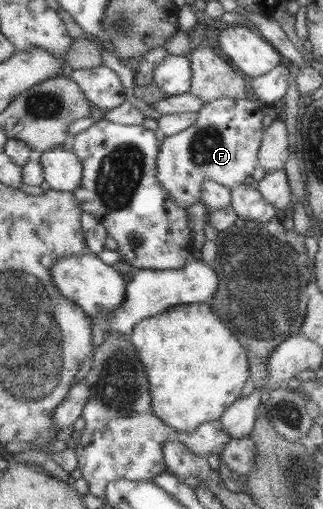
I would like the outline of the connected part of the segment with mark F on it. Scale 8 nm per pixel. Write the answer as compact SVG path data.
M221 97L204 103L196 113L196 120L192 126L173 136L166 136L159 143L156 155L156 182L176 202L176 207L187 208L199 202L200 182L209 178L218 185L230 190L244 182L246 176L251 176L257 165L257 150L261 143L263 107L255 100L234 100Z

